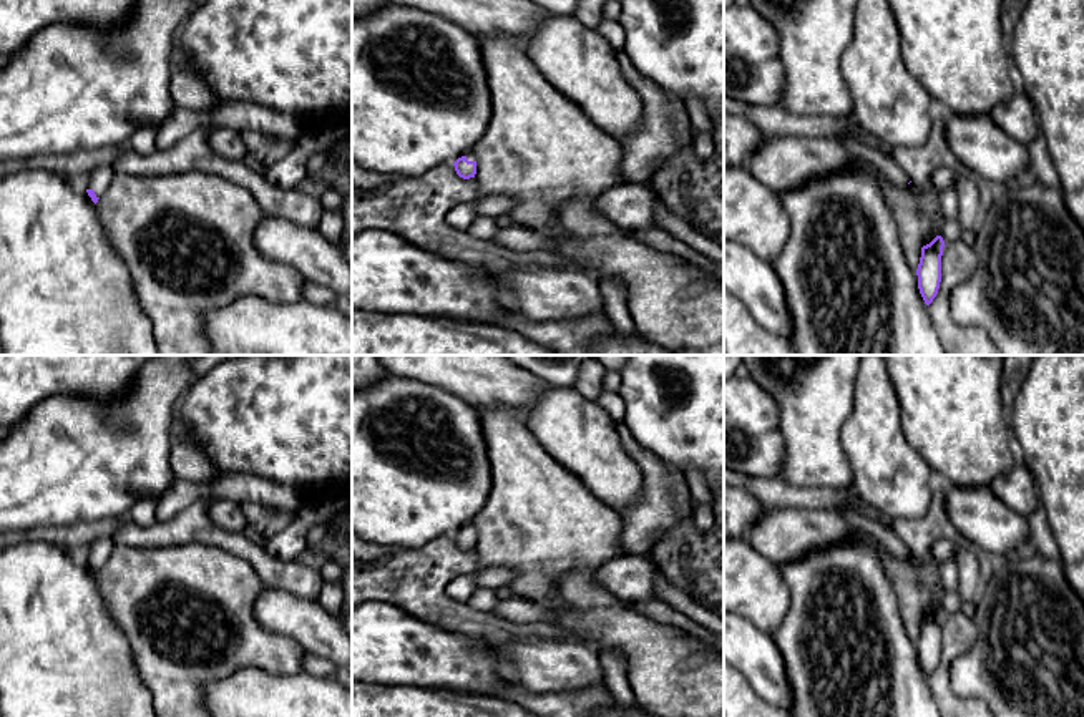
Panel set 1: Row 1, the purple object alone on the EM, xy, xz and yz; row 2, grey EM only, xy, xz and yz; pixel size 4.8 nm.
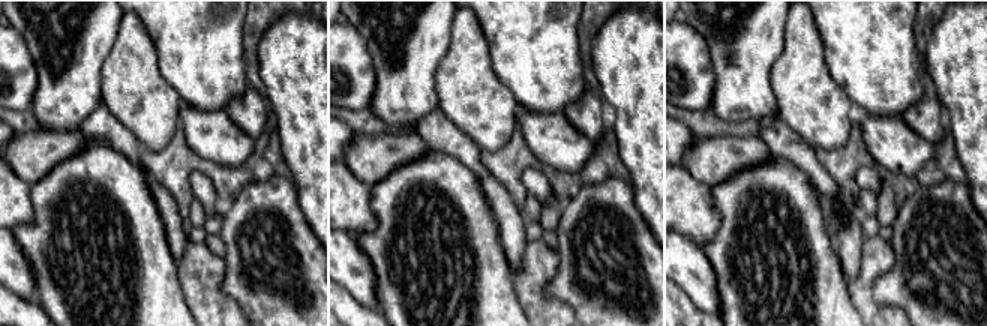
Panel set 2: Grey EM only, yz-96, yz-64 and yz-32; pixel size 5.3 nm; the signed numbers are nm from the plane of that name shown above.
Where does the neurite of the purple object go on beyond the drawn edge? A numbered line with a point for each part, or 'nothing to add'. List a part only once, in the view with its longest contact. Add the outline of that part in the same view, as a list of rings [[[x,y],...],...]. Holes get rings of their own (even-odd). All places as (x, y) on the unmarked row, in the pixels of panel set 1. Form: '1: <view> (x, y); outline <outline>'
1: xy (98, 551); outline [[[108,538],[98,539],[88,548],[86,559],[93,561],[96,569],[100,569],[110,558],[113,546],[115,546],[113,539]]]

